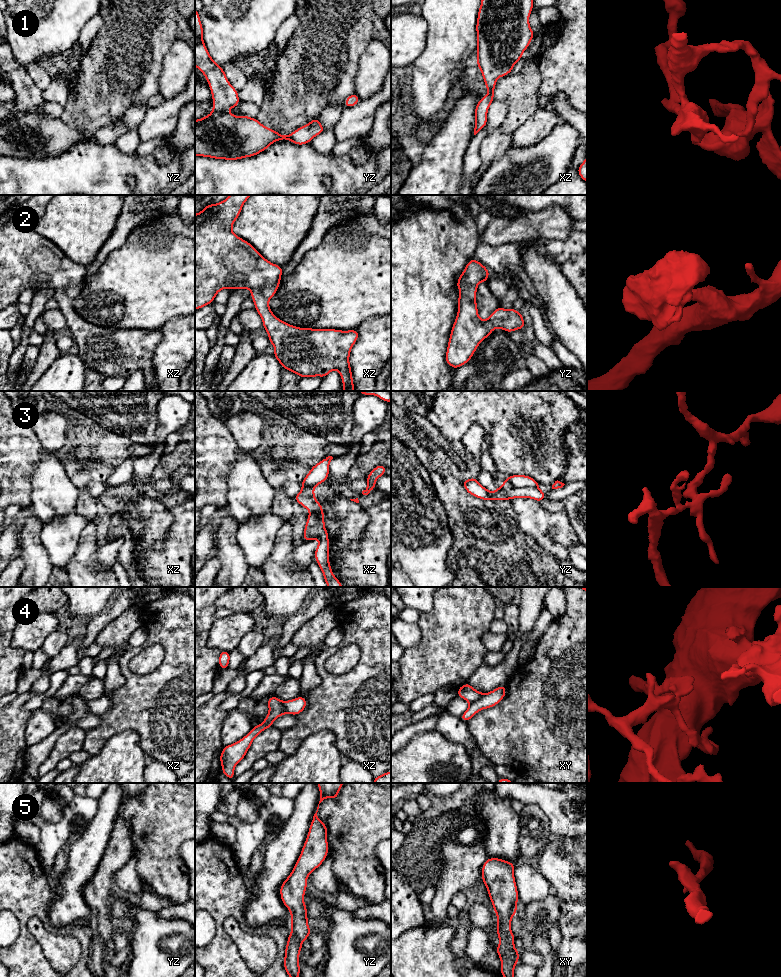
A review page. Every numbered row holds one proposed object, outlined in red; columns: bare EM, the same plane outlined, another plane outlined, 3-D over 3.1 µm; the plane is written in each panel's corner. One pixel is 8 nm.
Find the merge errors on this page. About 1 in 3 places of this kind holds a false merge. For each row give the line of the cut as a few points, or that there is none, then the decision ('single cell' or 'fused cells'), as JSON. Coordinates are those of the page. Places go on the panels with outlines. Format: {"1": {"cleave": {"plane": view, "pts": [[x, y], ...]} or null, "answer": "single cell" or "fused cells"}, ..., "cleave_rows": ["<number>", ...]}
{"1": {"cleave": null, "answer": "single cell"}, "2": {"cleave": null, "answer": "single cell"}, "3": {"cleave": {"plane": "yz", "pts": [[502, 484], [508, 487], [537, 488]]}, "answer": "fused cells"}, "4": {"cleave": {"plane": "xy", "pts": [[483, 694], [470, 703]]}, "answer": "fused cells"}, "5": {"cleave": null, "answer": "single cell"}, "cleave_rows": ["3", "4"]}

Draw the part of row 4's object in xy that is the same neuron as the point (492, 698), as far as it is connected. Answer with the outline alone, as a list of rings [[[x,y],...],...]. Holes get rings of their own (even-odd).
[[[501,685],[495,690],[483,694],[477,701],[470,703],[467,710],[460,716],[464,722],[468,722],[476,713],[482,709],[496,706],[506,695],[506,686]]]

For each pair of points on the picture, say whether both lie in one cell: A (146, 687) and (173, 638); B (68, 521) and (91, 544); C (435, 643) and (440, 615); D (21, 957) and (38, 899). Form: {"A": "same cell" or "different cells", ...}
{"A": "same cell", "B": "different cells", "C": "same cell", "D": "same cell"}

